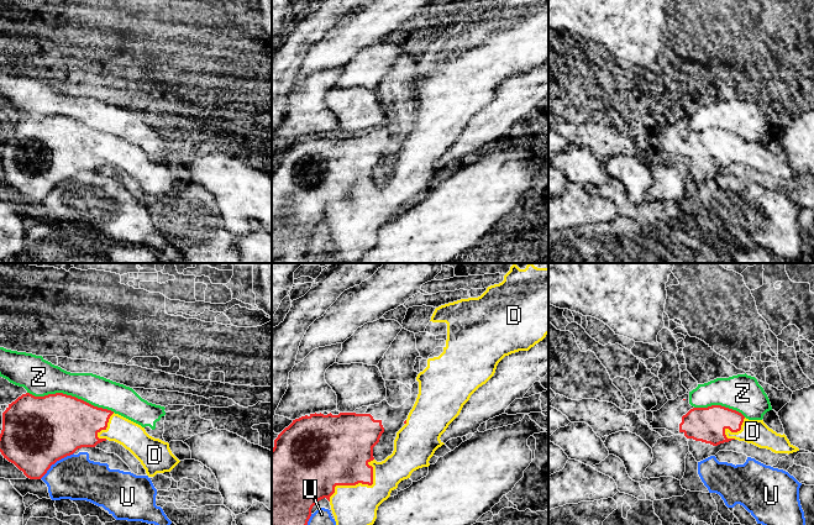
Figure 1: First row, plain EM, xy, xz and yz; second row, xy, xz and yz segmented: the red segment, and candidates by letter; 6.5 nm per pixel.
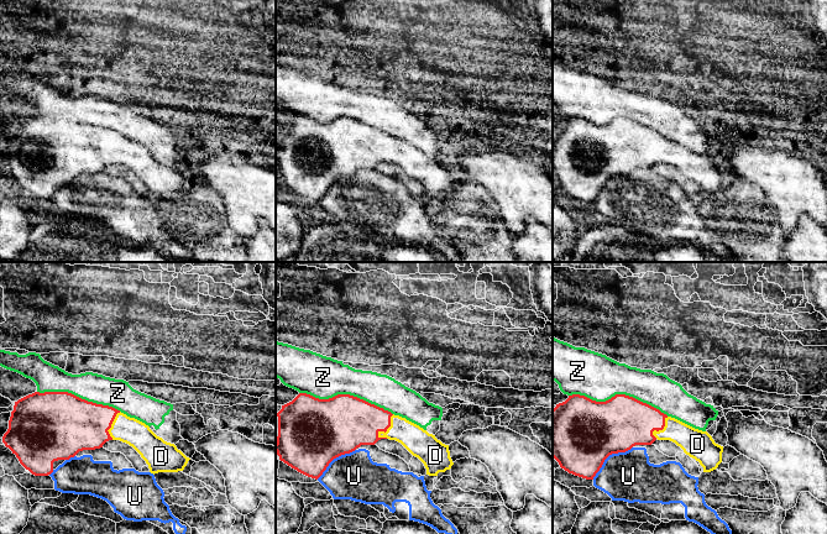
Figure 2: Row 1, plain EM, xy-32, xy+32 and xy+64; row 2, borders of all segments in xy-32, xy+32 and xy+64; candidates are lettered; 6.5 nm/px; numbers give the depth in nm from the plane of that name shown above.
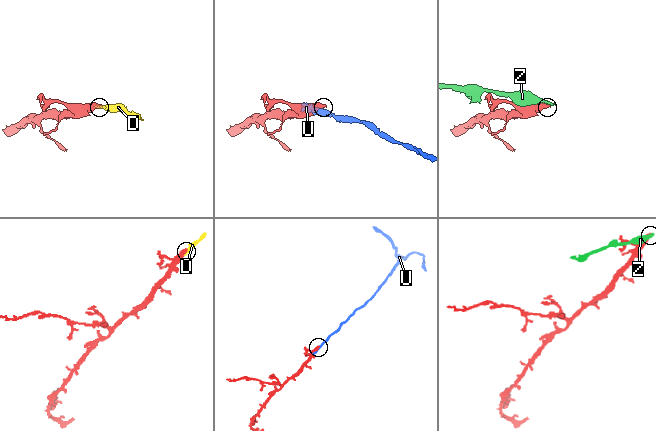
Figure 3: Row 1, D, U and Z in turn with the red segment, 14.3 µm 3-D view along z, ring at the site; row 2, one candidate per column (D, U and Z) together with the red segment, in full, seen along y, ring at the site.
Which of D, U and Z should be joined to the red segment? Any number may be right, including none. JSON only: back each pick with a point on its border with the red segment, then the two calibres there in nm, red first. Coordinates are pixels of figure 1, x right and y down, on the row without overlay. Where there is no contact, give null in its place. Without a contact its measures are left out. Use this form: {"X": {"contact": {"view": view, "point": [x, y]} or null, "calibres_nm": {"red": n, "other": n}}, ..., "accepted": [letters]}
{"D": {"contact": {"view": "xz", "point": [358, 205]}, "calibres_nm": {"red": 440, "other": 280}}, "accepted": ["D"]}

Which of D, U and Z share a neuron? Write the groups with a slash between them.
D / U / Z

